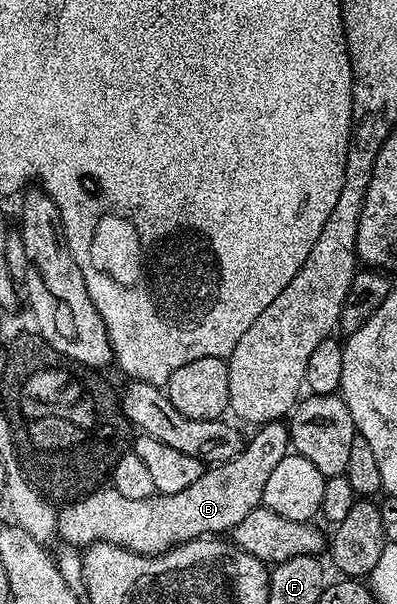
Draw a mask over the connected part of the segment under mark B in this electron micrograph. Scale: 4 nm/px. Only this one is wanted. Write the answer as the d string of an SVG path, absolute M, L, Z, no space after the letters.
M285 421L267 422L259 430L262 431L251 442L249 439L244 449L230 462L203 469L200 480L188 484L184 492L158 494L148 500L127 500L112 488L99 488L85 498L63 505L58 510L58 538L77 548L91 546L93 542L114 542L137 554L162 554L194 538L222 536L225 535L225 530L226 533L233 531L234 526L240 524L244 516L248 516L248 512L262 505L264 484L268 484L268 476L272 476L272 468L276 468L276 464L280 464L280 460L284 460L284 456L291 449L290 432Z

